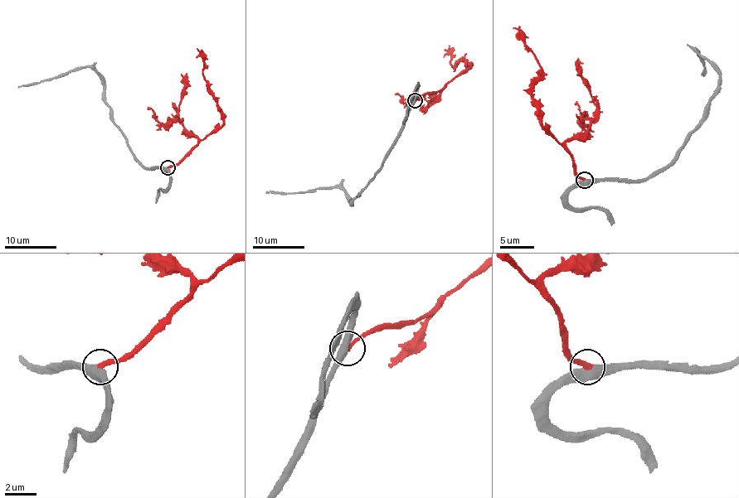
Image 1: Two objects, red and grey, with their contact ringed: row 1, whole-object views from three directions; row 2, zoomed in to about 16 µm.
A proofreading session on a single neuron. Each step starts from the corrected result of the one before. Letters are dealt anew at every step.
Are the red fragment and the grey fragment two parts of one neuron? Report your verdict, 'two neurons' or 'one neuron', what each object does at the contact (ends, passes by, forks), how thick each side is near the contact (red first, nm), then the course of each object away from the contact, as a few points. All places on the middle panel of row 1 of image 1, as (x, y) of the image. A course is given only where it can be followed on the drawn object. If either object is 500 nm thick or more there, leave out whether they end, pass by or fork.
one neuron; 320 nm thick on the red side, 550 nm on the other; red runs (415, 100), (439, 91), (469, 66), (463, 60), (453, 66), (450, 55), (444, 50); grey runs (414, 100), (405, 126), (384, 162), (352, 204), (352, 200), (337, 186), (323, 186), (296, 193), (266, 190)

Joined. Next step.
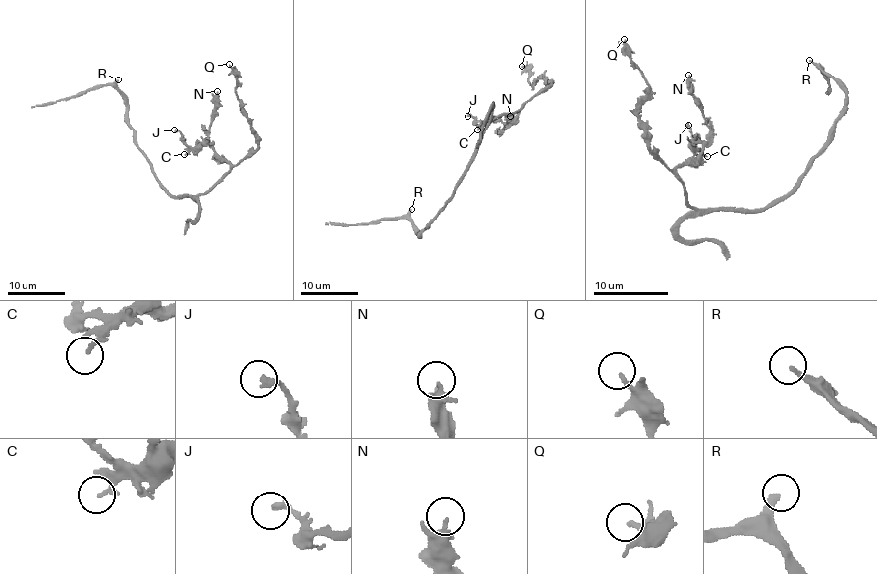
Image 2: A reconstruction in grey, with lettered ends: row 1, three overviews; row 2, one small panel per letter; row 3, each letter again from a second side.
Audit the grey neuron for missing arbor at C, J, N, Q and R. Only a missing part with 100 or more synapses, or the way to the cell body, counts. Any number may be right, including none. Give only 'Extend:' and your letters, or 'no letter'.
Extend: R

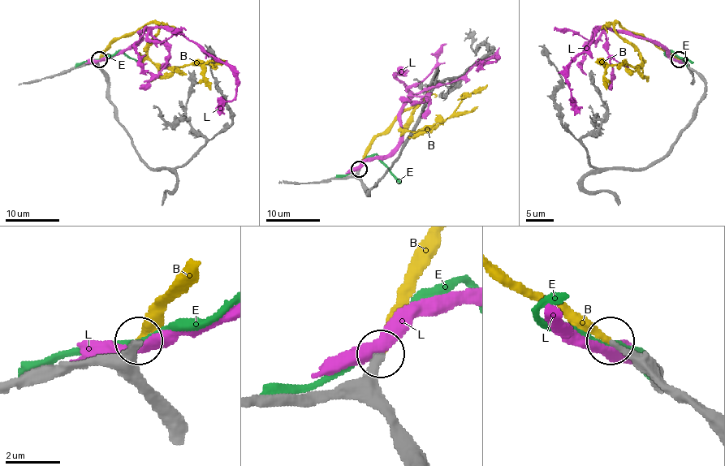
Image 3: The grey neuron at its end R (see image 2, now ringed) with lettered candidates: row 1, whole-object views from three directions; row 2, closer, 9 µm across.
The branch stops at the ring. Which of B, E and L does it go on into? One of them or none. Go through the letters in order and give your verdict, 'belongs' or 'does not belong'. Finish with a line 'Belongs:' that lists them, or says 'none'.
B: belongs
E: does not belong
L: does not belong
Belongs: B

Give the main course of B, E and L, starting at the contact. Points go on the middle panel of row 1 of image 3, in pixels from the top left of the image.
B: (359, 168), (373, 140), (409, 109), (418, 103), (407, 131), (440, 125), (467, 95), (479, 92), (487, 84)
E: (357, 170), (375, 155), (401, 183)
L: (359, 170), (397, 145), (401, 109), (416, 95), (459, 80), (474, 66), (497, 58), (485, 62), (485, 70)

